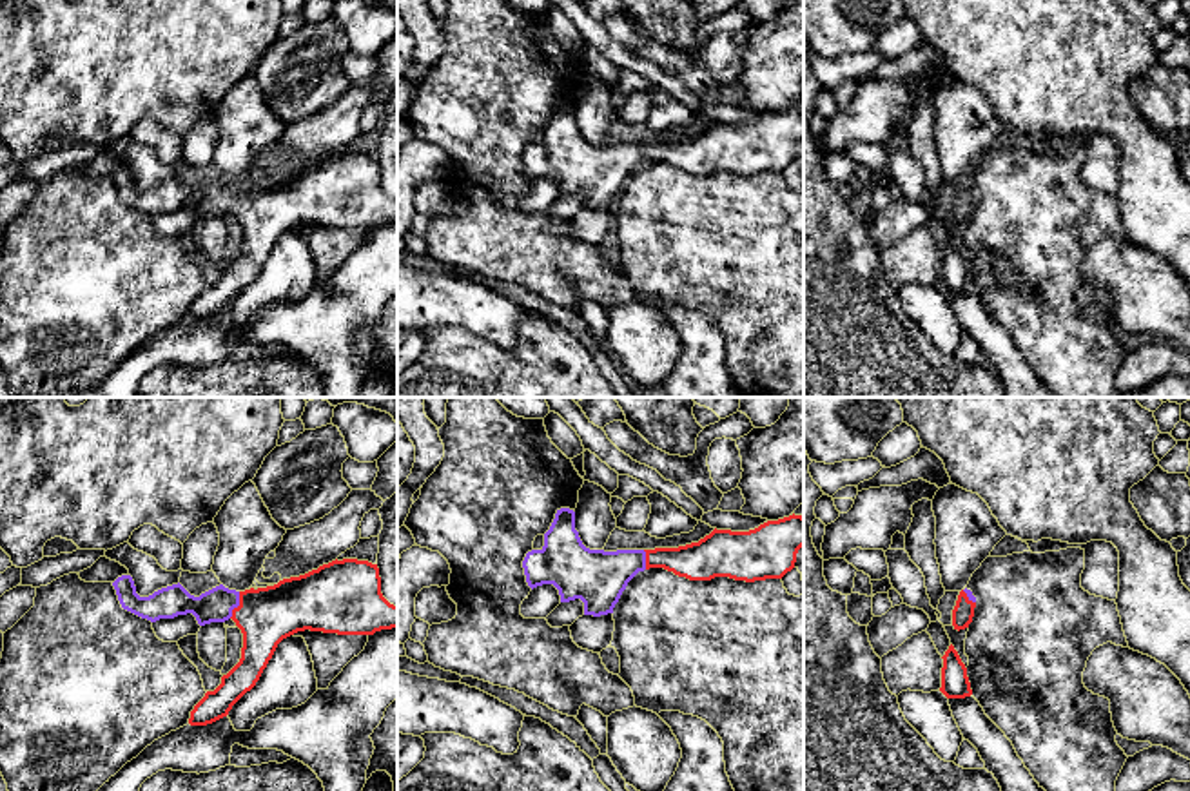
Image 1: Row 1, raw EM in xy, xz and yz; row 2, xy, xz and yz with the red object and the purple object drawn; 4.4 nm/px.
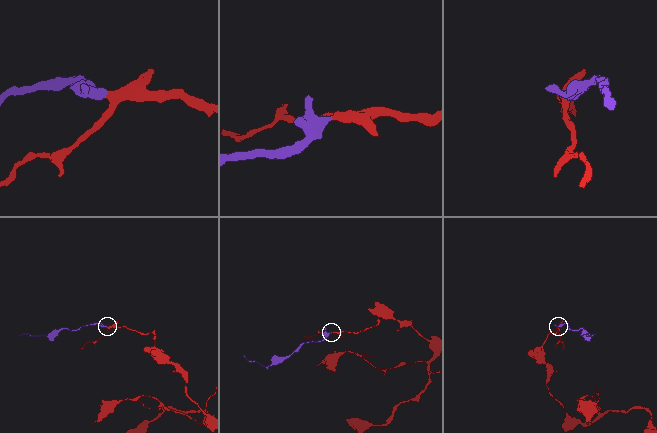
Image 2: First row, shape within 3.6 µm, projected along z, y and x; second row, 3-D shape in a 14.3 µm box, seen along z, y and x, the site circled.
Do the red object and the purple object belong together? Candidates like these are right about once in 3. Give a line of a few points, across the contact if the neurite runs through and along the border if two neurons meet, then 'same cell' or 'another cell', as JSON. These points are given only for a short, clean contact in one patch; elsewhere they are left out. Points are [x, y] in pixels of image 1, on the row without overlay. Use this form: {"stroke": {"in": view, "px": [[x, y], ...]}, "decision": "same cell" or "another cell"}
{"stroke": {"in": "xy", "px": [[265, 209], [240, 198], [216, 198]]}, "decision": "same cell"}

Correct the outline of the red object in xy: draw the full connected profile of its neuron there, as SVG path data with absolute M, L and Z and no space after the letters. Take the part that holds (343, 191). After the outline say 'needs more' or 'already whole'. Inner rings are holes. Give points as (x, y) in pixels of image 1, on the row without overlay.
M336 152L258 183L236 185L219 178L200 190L180 176L140 190L131 169L118 171L112 180L123 203L151 216L192 207L200 220L232 212L241 223L239 256L194 299L190 319L227 310L256 279L278 238L298 225L374 229L397 221L397 200L381 187L377 158L357 152Z; needs more

